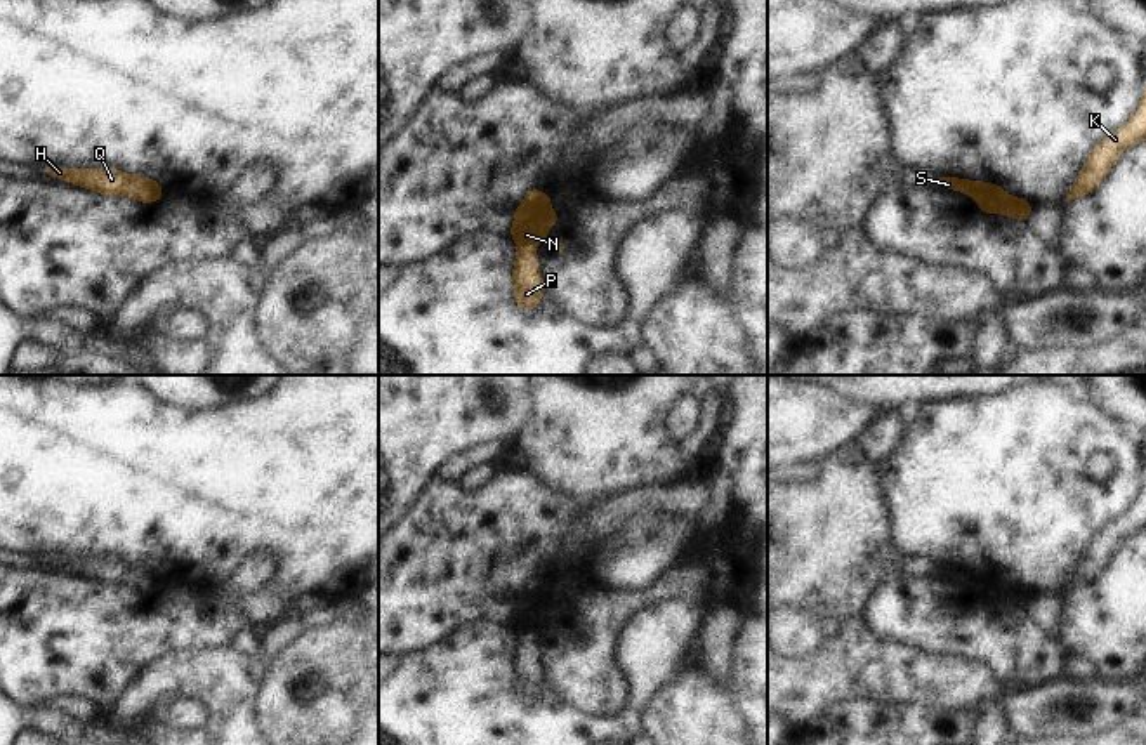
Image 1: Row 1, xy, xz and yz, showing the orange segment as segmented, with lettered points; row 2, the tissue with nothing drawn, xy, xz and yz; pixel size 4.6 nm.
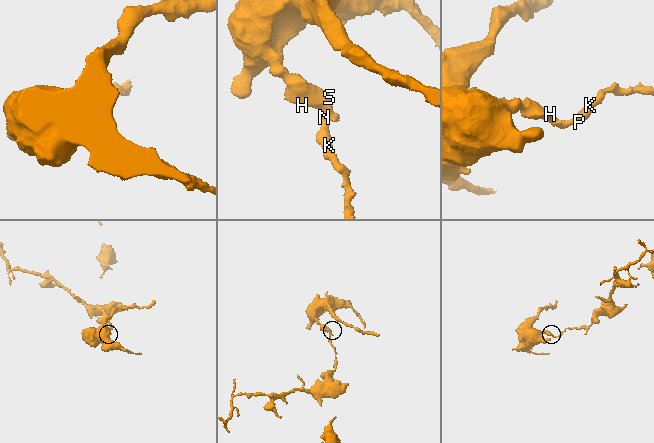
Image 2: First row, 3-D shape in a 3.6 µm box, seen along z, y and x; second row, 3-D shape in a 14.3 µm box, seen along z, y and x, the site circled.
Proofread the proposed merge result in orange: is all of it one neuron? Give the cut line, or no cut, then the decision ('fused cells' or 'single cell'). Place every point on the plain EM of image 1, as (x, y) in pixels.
cut xz (544, 582), (526, 591); fused cells

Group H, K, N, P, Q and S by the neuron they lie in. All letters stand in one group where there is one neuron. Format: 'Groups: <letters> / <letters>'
Groups: H Q S / K N P.

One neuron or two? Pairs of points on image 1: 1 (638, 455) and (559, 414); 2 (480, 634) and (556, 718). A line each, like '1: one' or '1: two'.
1: one
2: one

